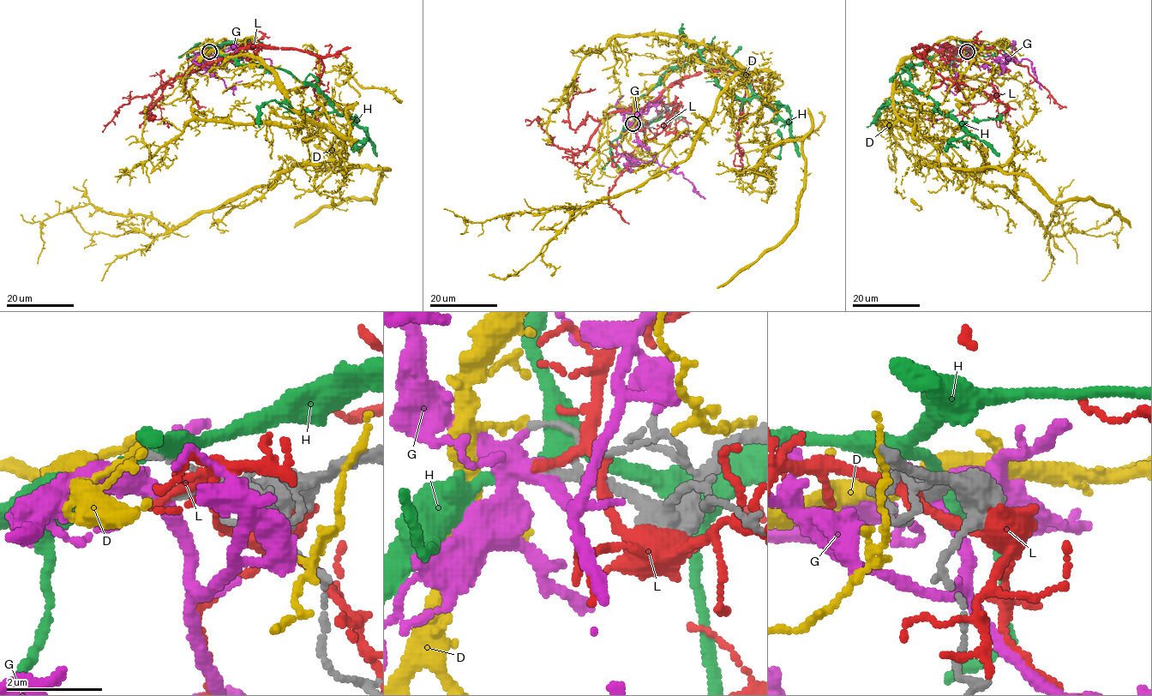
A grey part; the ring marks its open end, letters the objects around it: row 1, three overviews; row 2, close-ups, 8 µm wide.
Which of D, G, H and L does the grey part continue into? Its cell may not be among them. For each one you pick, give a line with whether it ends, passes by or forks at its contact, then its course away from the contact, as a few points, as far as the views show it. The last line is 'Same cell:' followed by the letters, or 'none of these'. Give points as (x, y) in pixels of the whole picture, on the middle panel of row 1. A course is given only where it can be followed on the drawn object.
Same cell: none of these

